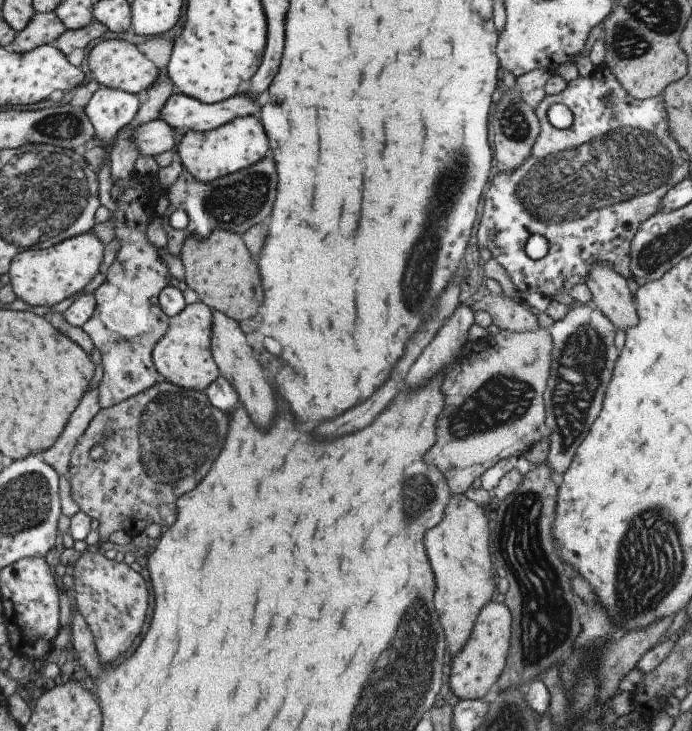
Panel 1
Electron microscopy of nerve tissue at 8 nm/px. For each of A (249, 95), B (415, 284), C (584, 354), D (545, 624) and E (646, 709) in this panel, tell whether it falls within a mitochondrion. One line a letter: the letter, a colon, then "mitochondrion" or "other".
A: other
B: mitochondrion
C: mitochondrion
D: mitochondrion
E: other

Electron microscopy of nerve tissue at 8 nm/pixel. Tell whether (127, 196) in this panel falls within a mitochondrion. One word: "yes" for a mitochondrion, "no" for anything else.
no

